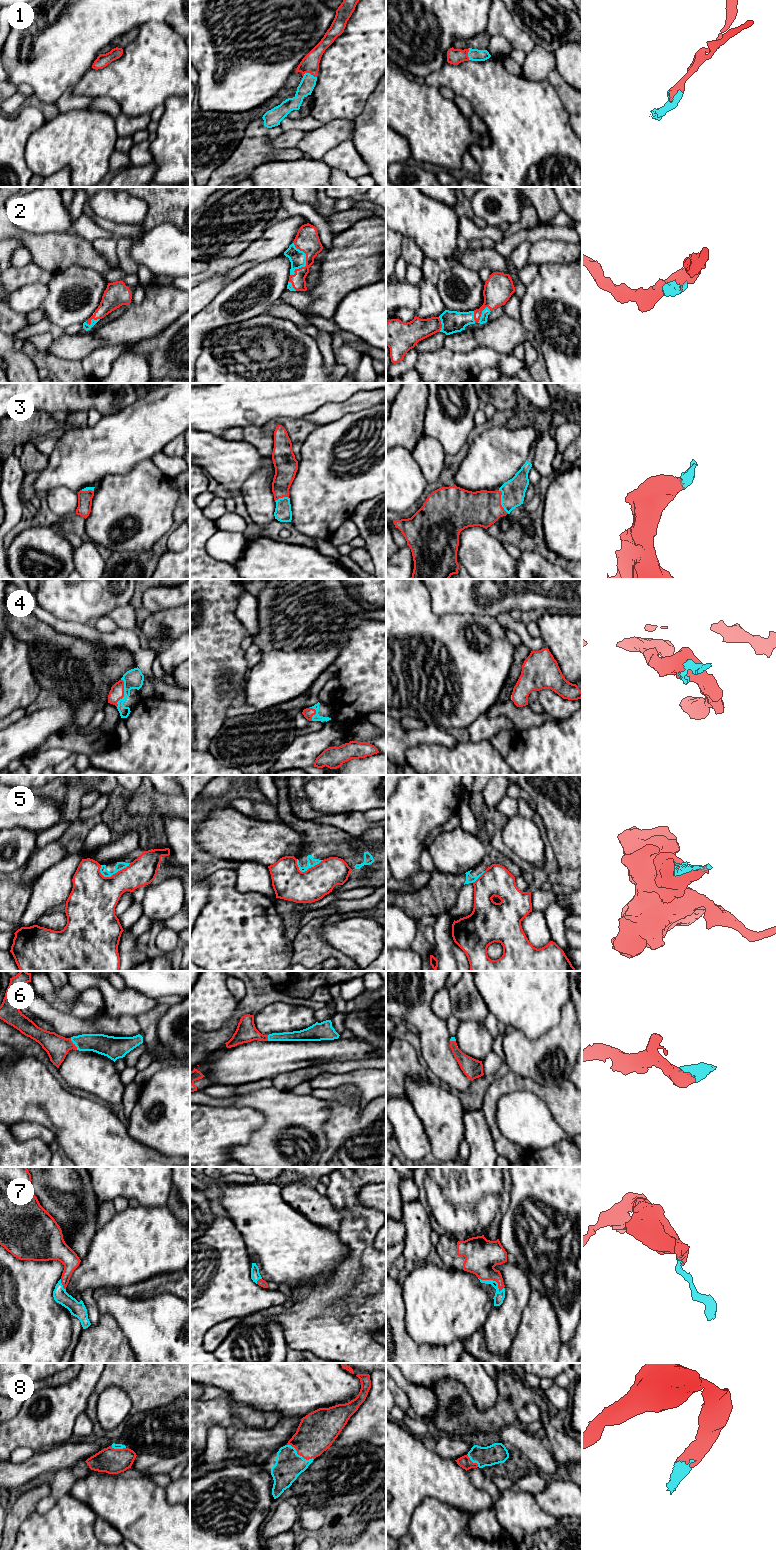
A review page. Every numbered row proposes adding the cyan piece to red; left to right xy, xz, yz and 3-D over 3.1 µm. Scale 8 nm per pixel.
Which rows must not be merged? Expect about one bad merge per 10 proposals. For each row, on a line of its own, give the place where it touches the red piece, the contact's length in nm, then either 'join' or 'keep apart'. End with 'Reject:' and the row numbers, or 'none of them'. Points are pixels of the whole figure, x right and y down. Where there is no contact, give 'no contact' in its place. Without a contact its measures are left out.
1: contact xz (310, 73); length 110 nm; join
2: contact xz (306, 261); length 280 nm; join
3: contact yz (500, 501); length 200 nm; join
4: contact xy (123, 693); length 220 nm; join
5: contact xy (115, 873); length 260 nm; keep apart
6: contact xy (73, 1044); length 110 nm; join
7: contact yz (493, 1280); length 220 nm; join
8: contact xz (299, 1454); length 240 nm; join
Reject: 5

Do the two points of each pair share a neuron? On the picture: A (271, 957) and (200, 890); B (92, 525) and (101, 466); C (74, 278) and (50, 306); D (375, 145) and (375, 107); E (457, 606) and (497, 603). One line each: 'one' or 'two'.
A: two
B: two
C: one
D: one
E: one

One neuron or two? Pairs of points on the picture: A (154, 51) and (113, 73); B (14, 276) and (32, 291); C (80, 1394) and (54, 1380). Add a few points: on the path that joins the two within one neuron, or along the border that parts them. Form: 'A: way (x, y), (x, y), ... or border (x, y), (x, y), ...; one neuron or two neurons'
A: way (144, 61), (132, 73), (123, 73); one neuron
B: border (45, 283), (28, 283), (10, 292); two neurons
C: border (79, 1373), (65, 1383), (47, 1386); two neurons

